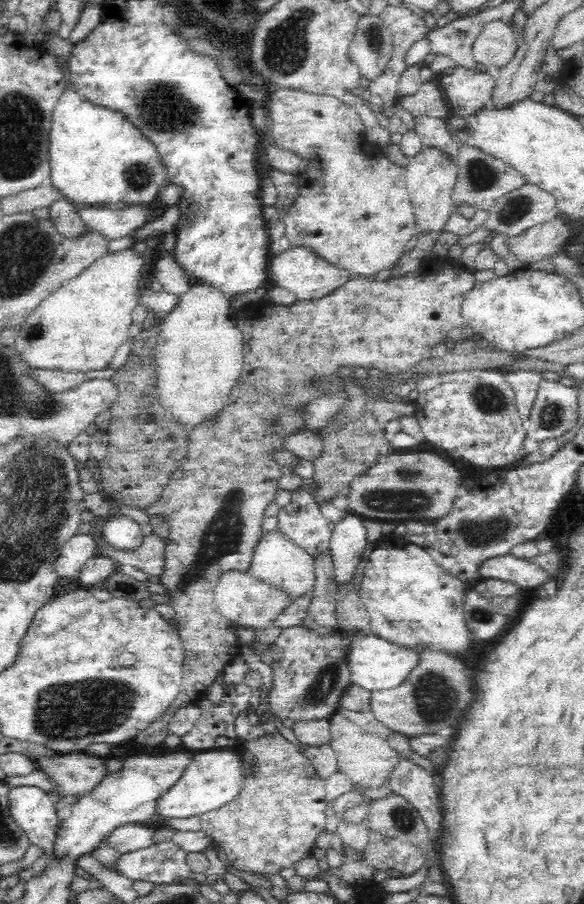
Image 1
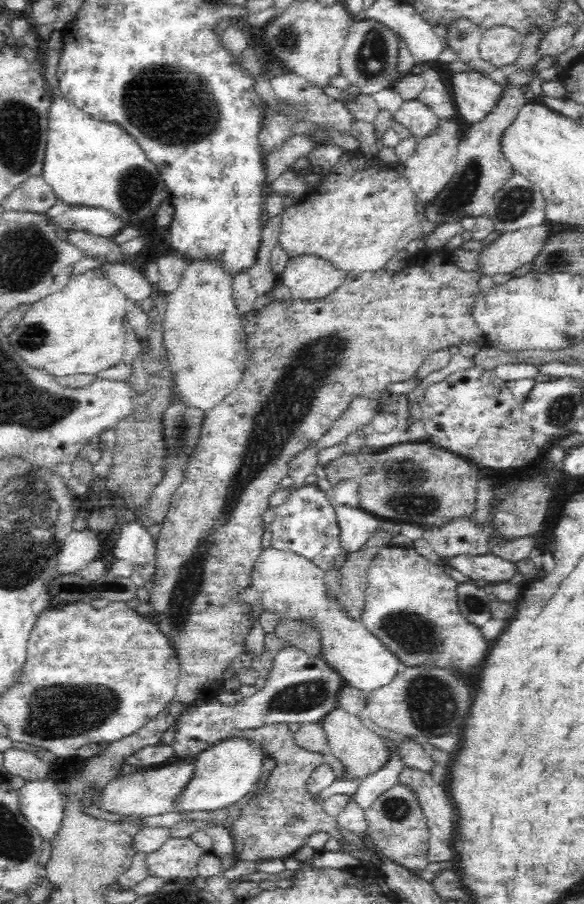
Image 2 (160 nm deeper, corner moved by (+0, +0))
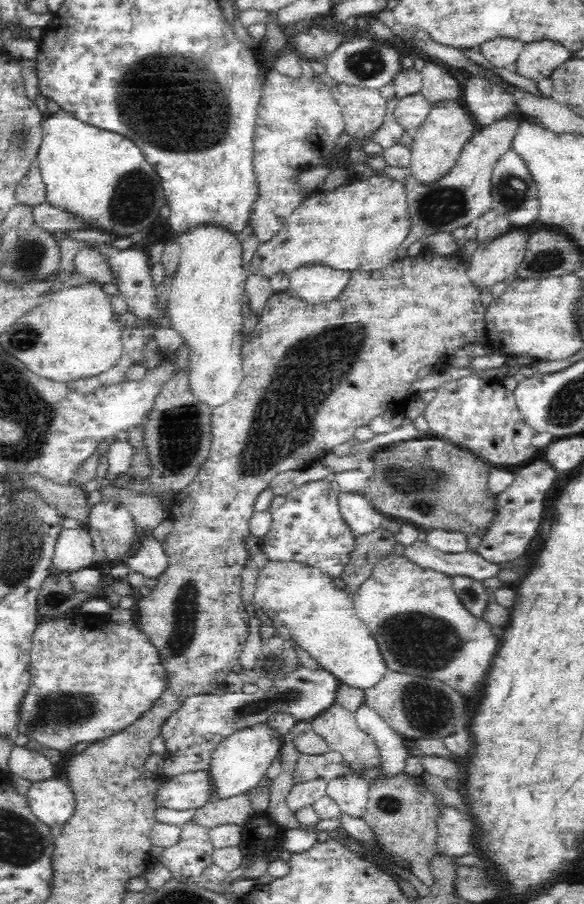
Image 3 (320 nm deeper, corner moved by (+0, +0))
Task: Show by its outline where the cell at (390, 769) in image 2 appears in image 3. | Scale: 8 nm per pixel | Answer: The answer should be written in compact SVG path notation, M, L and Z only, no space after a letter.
M366 703L354 712L354 716L358 726L375 740L382 760L380 772L376 778L369 781L369 786L374 786L382 778L392 778L402 774L409 758L406 740L396 734L376 712L366 706Z

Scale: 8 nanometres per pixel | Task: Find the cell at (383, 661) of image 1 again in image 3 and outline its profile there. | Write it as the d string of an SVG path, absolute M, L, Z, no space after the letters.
M269 560L262 568L258 568L254 592L255 604L272 620L272 628L288 642L298 644L319 663L319 666L338 679L342 684L368 691L376 687L388 672L377 641L368 628L360 621L355 612L352 599L346 590L337 588L332 579L319 568L300 563L300 561Z

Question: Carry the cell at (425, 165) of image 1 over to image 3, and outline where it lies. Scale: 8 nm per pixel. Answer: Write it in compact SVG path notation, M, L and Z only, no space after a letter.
M458 100L440 102L432 107L424 124L412 134L413 142L408 147L411 150L409 170L414 181L423 186L430 186L443 180L456 164L462 148L470 137L474 136L476 126L472 123L471 116L463 109Z

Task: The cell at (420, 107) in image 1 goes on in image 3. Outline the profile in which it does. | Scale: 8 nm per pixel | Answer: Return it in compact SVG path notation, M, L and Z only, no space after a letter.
M426 62L421 70L423 85L420 89L422 96L432 107L440 102L452 102L460 98L460 85L446 69L432 62Z

